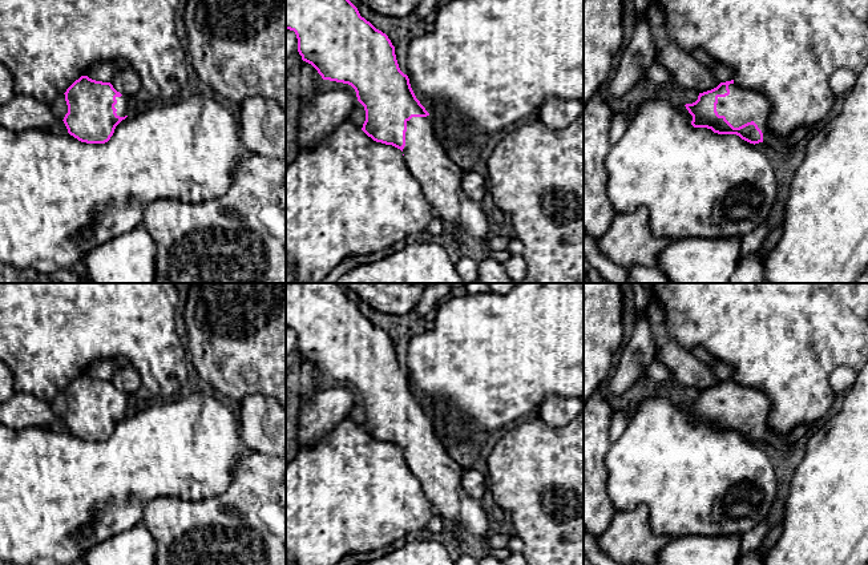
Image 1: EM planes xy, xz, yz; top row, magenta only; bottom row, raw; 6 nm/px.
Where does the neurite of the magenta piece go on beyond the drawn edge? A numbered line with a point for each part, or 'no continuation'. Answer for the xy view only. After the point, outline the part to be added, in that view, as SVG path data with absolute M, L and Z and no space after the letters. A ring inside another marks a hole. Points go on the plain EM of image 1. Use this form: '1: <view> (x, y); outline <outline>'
1: xy (125, 403); outline M121 394L121 395L116 395L117 401L114 403L114 405L117 407L117 413L120 415L125 415L129 411L132 411L136 405L133 396L126 395L126 394Z

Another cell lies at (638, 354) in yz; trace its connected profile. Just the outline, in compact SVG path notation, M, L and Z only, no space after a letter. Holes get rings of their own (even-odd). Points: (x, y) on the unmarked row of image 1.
M646 315L635 316L634 331L627 342L614 375L605 383L606 394L614 403L626 394L653 362L655 342Z

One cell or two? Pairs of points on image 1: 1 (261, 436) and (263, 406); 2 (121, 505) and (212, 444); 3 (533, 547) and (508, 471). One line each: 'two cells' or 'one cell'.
1: one cell
2: one cell
3: one cell

